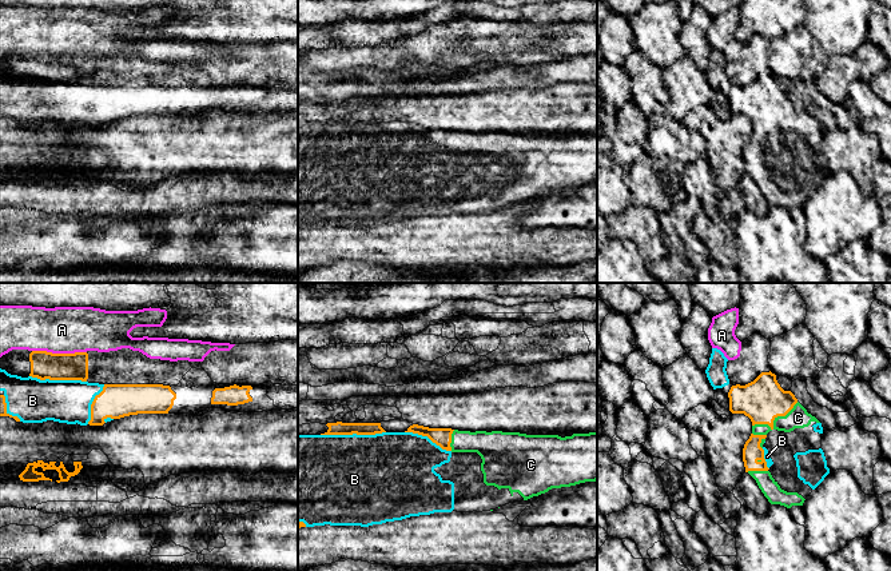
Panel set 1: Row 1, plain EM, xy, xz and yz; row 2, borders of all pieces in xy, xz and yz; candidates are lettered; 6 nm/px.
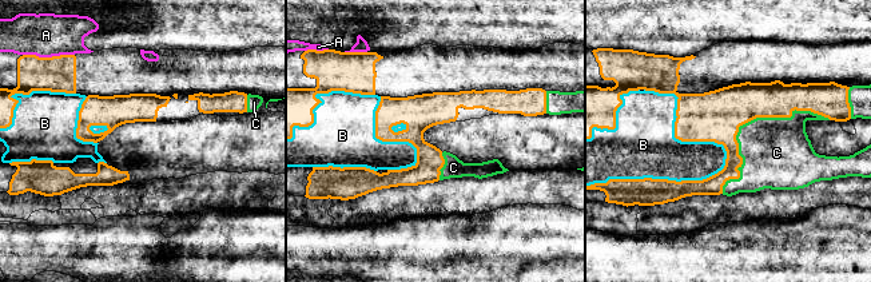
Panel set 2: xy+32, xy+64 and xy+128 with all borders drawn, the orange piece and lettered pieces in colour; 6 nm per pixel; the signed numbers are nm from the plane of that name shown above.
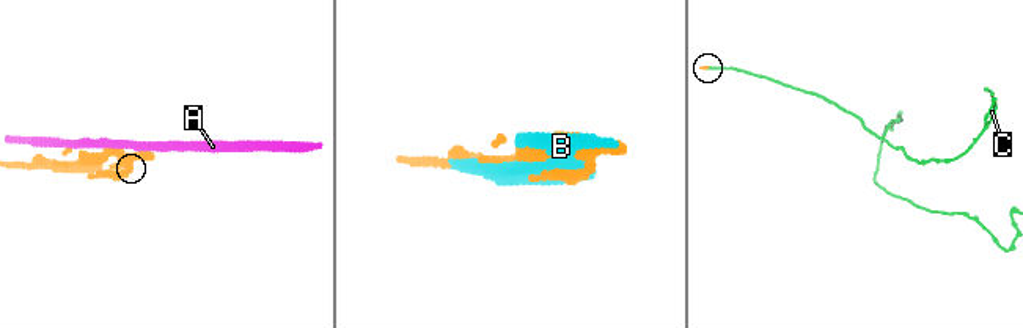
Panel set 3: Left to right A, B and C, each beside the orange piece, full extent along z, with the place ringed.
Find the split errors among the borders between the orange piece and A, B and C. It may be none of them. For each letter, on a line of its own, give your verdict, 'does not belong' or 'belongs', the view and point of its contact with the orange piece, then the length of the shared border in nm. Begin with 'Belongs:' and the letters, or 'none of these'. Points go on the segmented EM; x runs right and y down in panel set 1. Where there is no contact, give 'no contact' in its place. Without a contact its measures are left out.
Belongs: C
A: does not belong | xy (59, 354) | 320 nm
B: does not belong | xz (353, 432) | 400 nm
C: belongs | yz (772, 422) | 320 nm

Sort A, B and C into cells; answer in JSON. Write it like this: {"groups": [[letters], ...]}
{"groups": [["A"], ["B"], ["C"]]}

